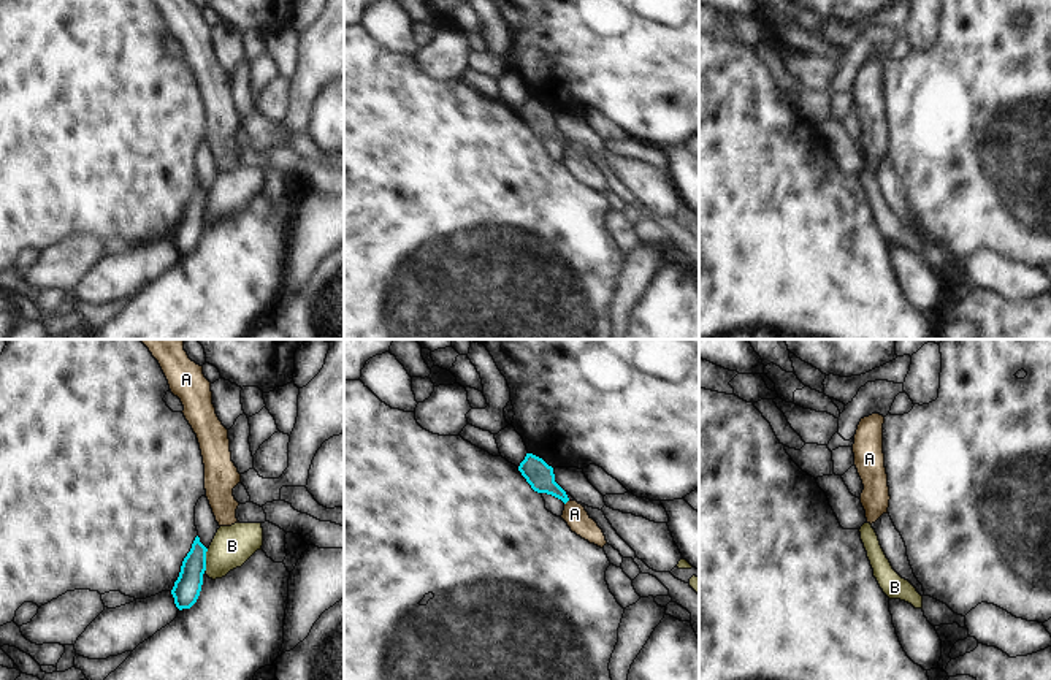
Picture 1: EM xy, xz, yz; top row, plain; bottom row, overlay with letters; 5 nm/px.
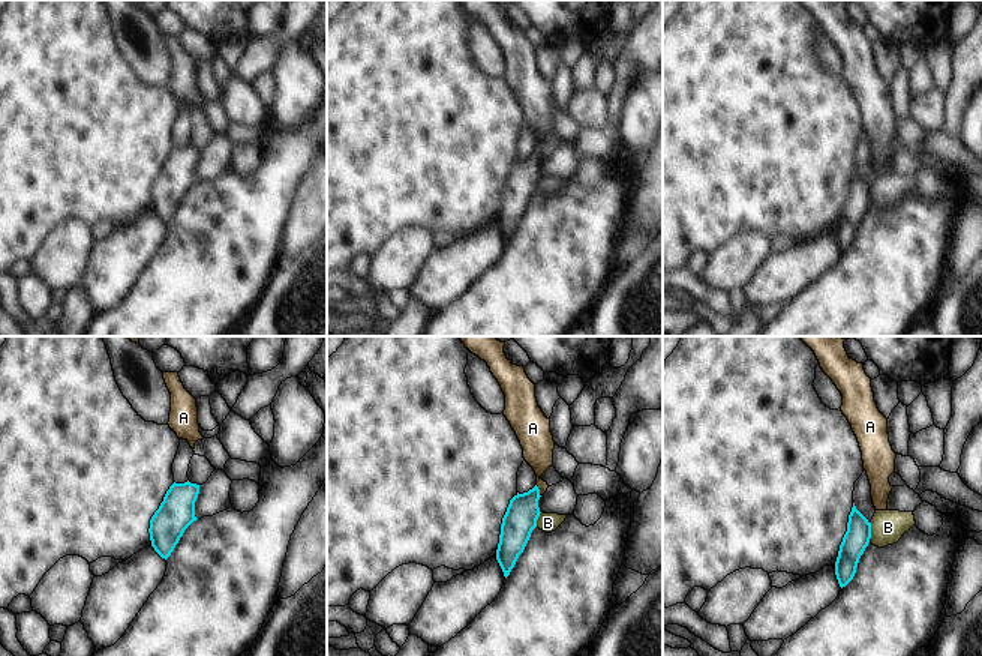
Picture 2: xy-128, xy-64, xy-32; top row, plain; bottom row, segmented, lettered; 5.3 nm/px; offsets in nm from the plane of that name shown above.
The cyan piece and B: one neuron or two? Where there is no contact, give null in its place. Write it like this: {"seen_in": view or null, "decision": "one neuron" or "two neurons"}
{"seen_in": "xy", "decision": "two neurons"}

